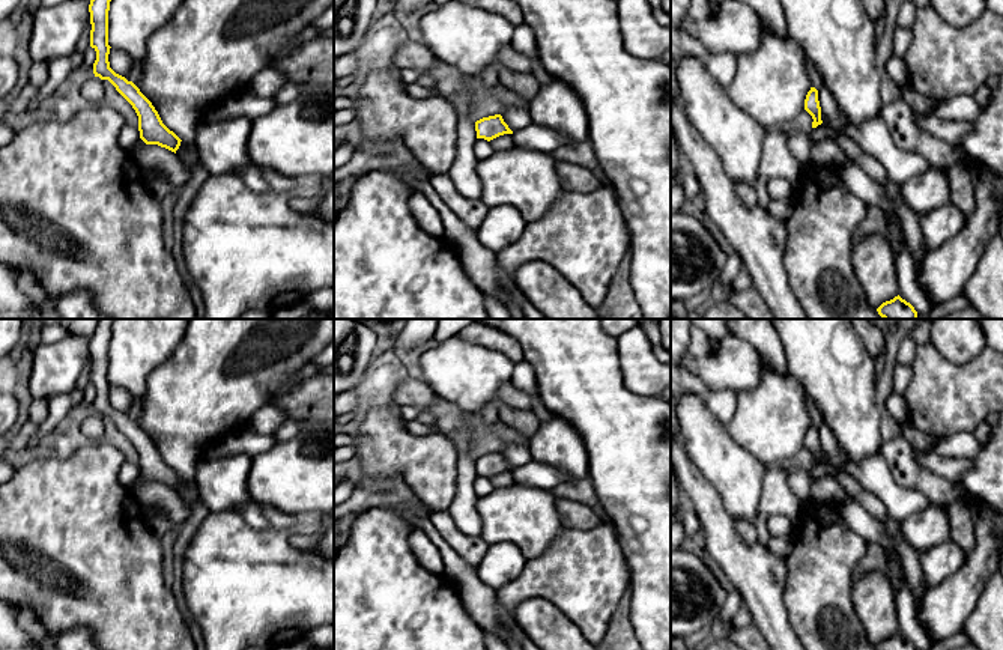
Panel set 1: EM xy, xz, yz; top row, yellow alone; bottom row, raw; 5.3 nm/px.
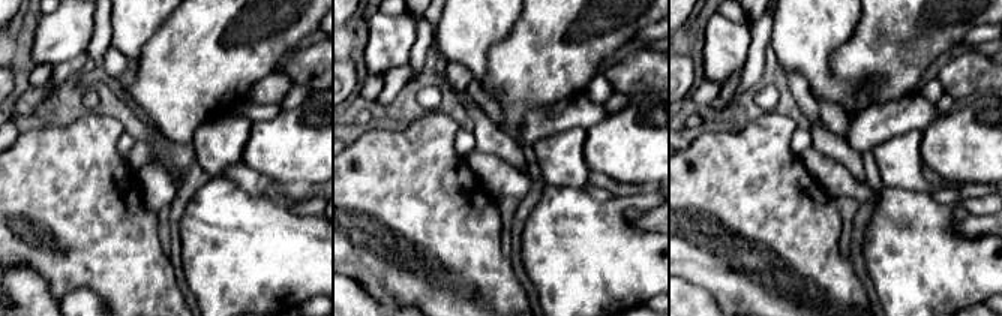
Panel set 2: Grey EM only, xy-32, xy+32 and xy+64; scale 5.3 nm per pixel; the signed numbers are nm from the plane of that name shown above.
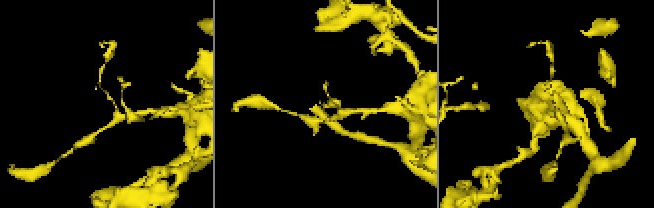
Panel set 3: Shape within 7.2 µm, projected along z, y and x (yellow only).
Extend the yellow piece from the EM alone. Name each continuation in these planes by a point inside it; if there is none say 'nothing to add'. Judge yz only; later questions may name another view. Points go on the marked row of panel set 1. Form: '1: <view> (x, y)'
nothing to add

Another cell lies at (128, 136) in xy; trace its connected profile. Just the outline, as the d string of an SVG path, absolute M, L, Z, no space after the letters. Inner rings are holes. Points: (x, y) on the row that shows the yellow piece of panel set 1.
M125 123L119 132L119 146L129 152L137 144L138 140L140 140L138 128Z

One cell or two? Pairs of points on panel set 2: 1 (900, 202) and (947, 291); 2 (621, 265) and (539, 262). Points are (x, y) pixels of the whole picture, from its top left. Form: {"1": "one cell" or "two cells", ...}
{"1": "one cell", "2": "one cell"}

